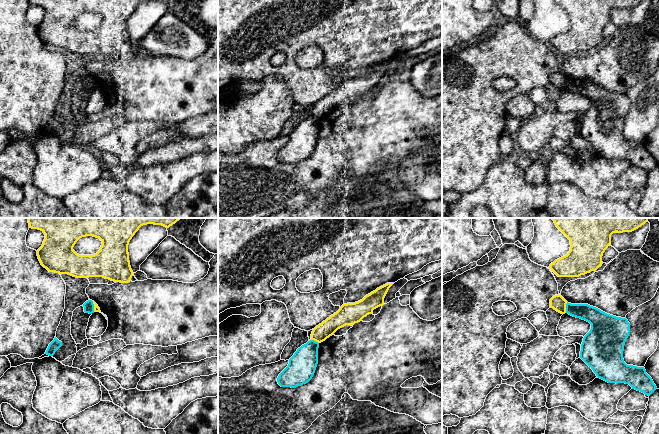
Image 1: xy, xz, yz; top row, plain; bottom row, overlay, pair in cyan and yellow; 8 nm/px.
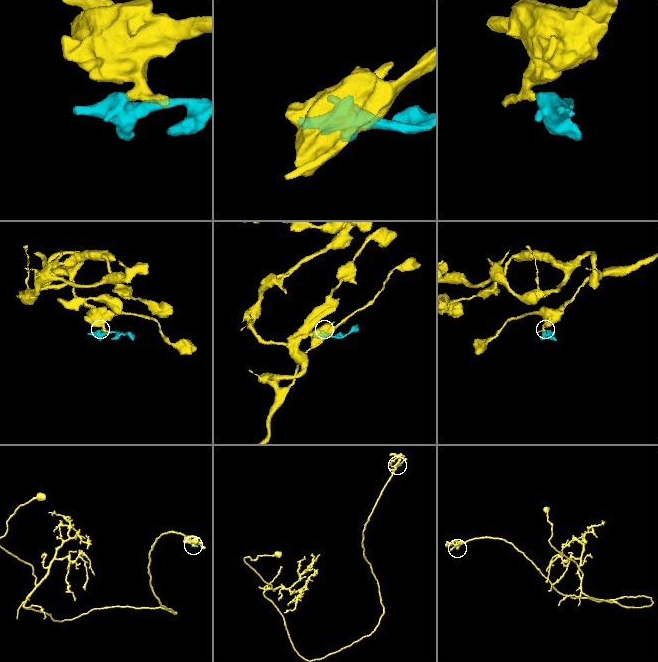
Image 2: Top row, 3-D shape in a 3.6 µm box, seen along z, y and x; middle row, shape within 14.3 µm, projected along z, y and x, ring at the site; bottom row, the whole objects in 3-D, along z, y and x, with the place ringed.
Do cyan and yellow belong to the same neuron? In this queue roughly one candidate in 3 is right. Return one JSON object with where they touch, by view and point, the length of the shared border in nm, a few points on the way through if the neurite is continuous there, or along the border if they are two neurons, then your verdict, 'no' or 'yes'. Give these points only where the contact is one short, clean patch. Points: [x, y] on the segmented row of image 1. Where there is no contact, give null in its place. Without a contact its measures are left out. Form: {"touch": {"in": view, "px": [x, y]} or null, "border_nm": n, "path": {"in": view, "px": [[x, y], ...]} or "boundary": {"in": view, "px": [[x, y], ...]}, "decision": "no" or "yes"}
{"touch": {"in": "yz", "px": [566, 307]}, "border_nm": 90, "boundary": {"in": "yz", "px": [[567, 302], [565, 312]]}, "decision": "no"}

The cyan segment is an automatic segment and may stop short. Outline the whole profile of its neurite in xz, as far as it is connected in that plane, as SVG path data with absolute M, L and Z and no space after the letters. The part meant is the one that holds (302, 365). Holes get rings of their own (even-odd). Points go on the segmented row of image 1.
M310 340L302 345L289 359L288 366L279 374L277 382L281 387L296 388L308 383L318 364L319 343Z

